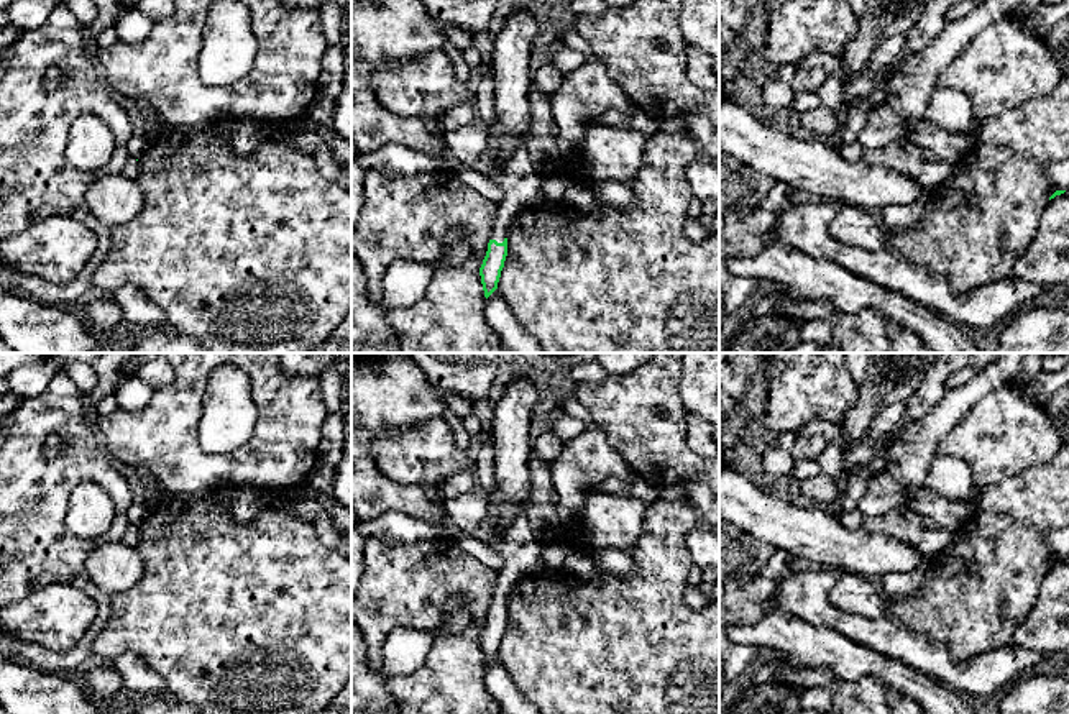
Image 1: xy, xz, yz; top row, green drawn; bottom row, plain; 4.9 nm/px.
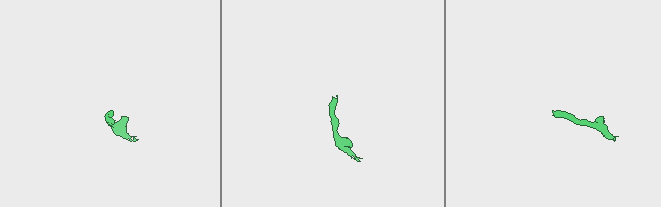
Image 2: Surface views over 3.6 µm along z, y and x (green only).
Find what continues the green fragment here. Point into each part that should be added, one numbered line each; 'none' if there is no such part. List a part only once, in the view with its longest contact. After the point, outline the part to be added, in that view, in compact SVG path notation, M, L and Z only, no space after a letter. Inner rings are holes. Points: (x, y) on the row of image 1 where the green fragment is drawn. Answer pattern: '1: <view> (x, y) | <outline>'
1: xz (516, 174) | M519 144L506 158L488 146L470 167L502 189L502 200L498 204L491 235L491 240L502 243L516 215L540 195L540 176L525 144Z

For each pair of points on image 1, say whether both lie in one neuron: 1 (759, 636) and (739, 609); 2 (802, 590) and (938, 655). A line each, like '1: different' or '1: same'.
1: different
2: same

